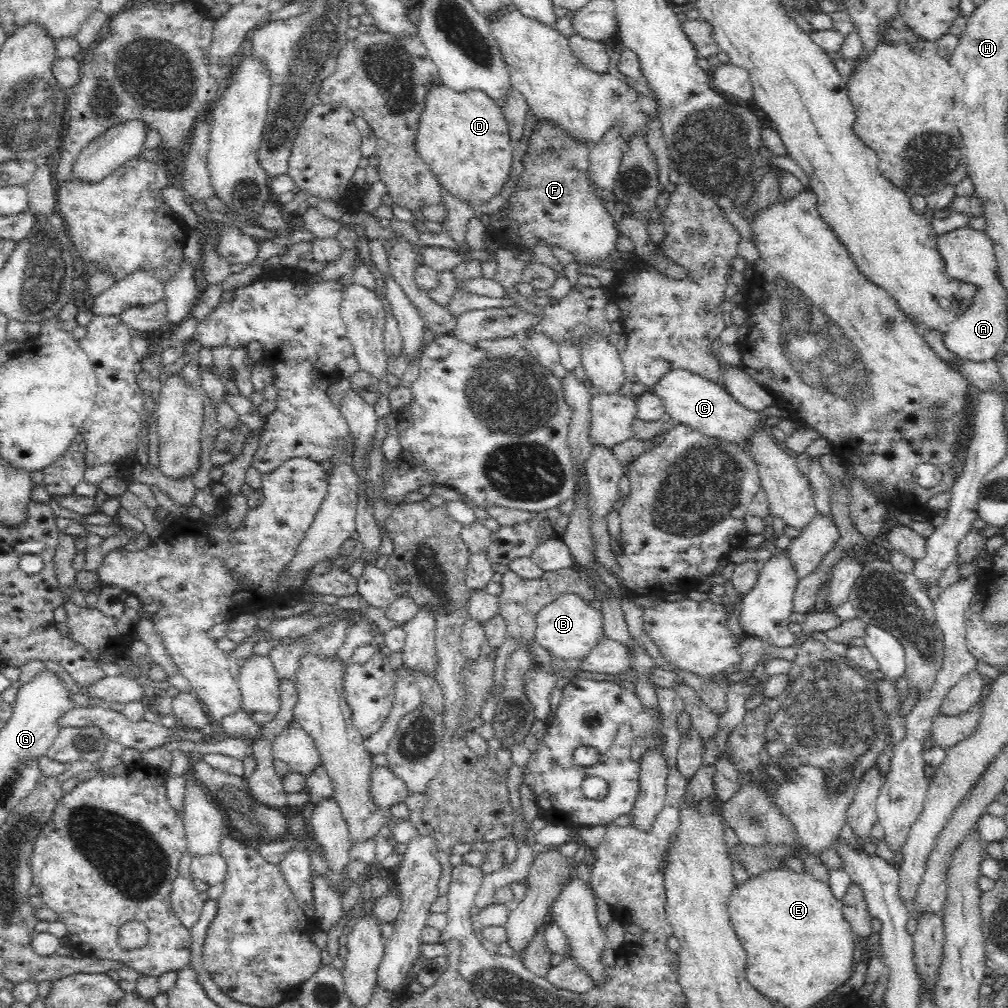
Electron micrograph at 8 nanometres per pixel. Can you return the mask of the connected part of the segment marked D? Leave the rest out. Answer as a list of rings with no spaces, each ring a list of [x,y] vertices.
[[[432,84],[425,96],[425,107],[421,112],[415,147],[420,159],[431,168],[438,184],[452,196],[481,210],[484,203],[496,198],[502,192],[512,170],[512,142],[509,137],[503,110],[480,89],[452,91],[444,84]]]

